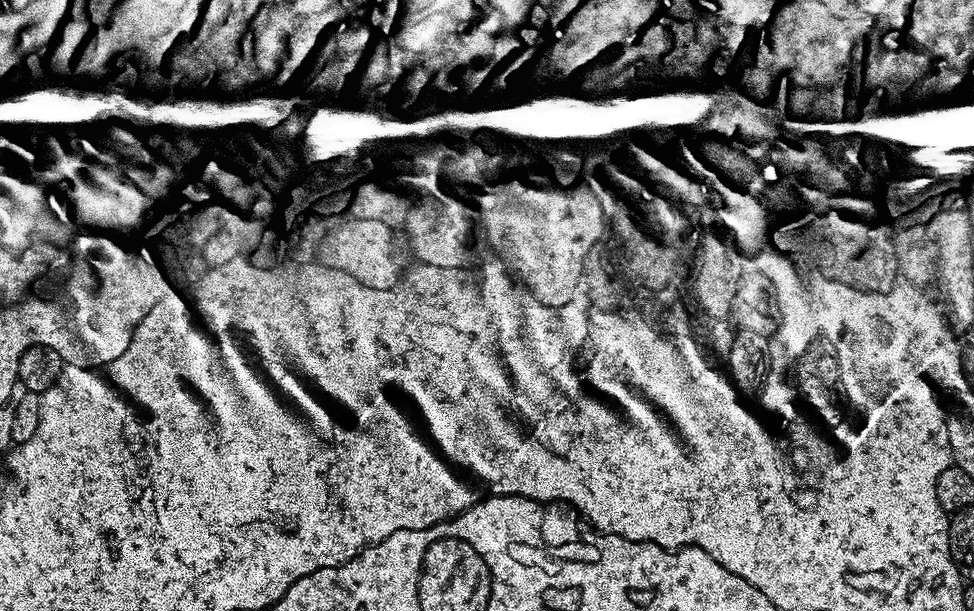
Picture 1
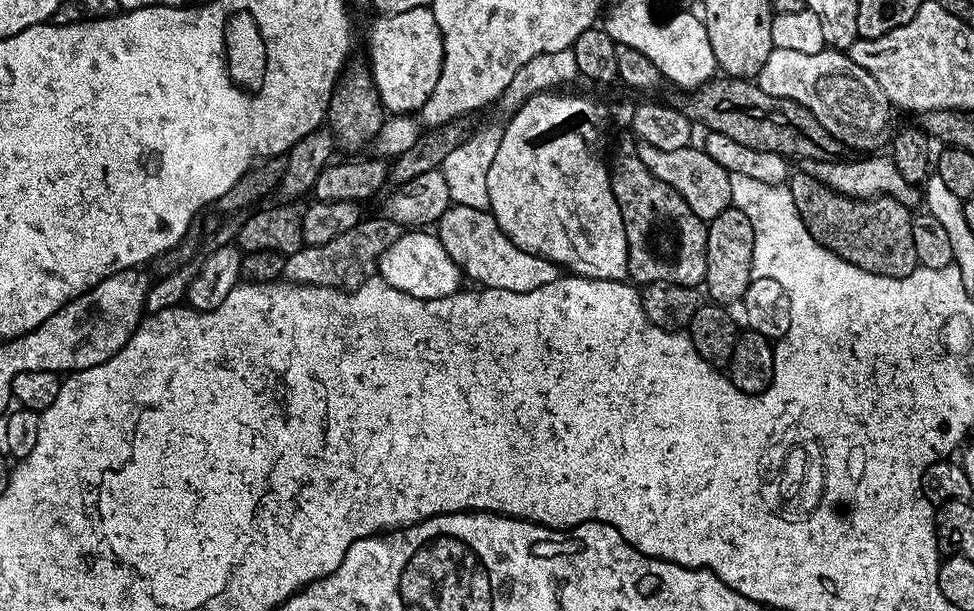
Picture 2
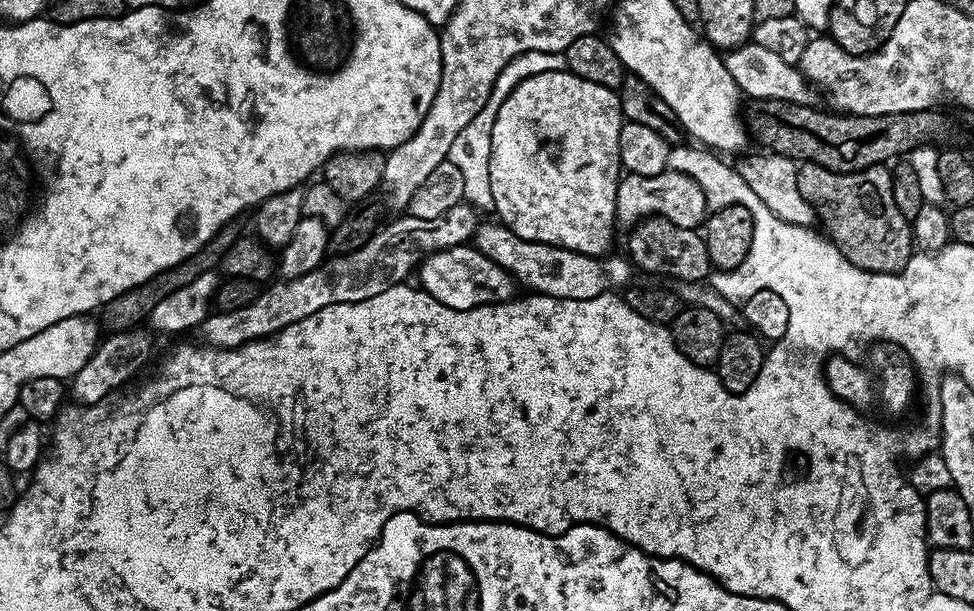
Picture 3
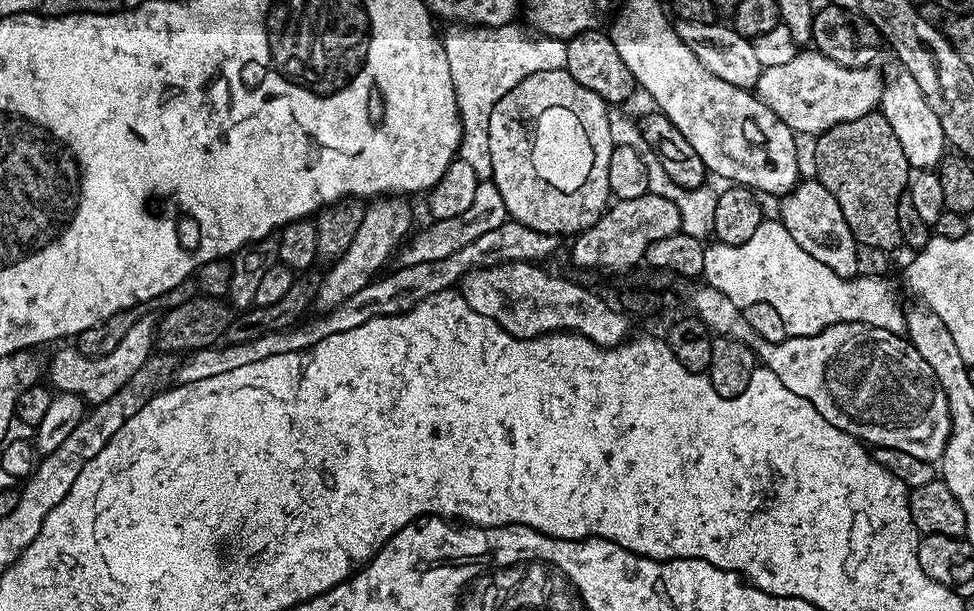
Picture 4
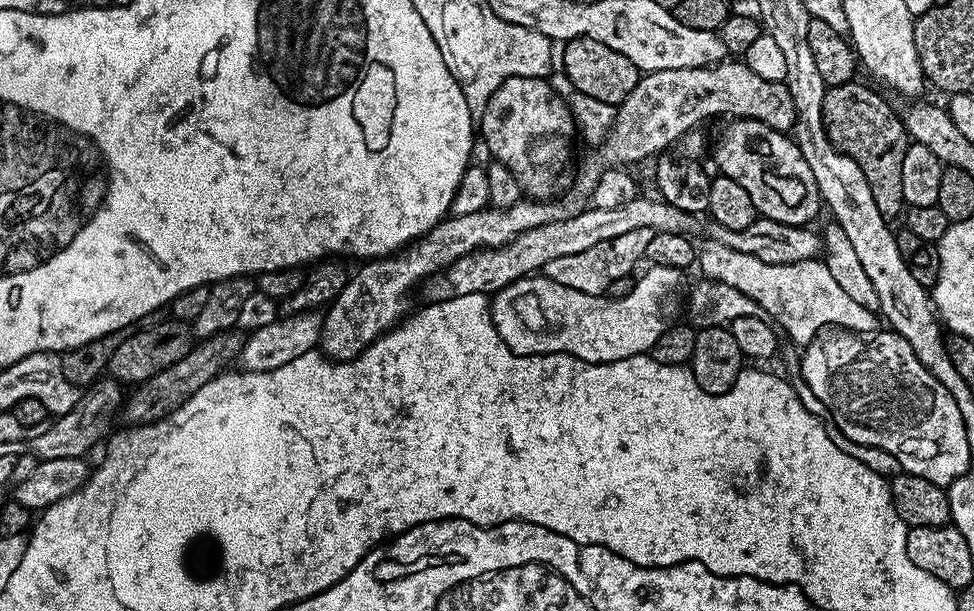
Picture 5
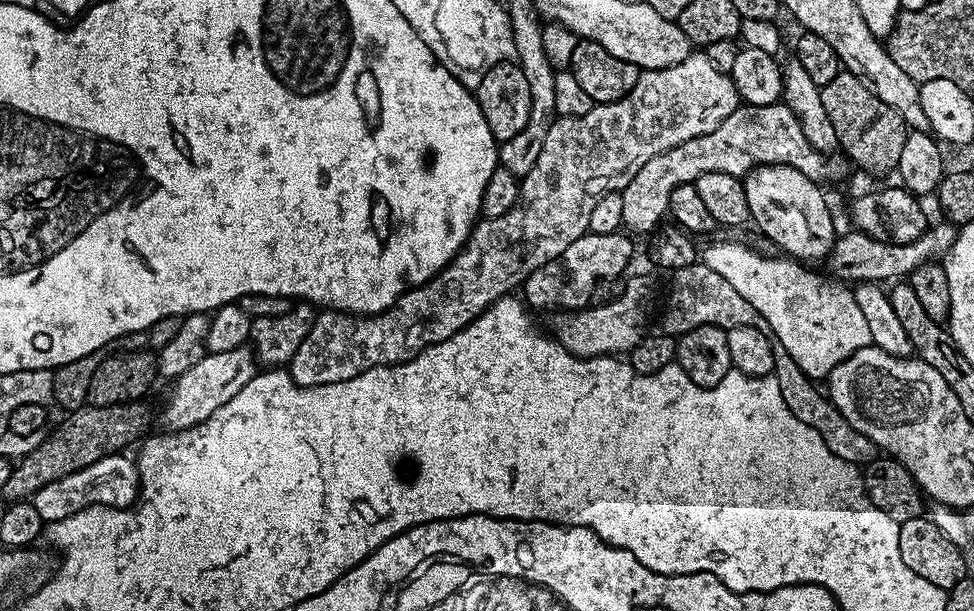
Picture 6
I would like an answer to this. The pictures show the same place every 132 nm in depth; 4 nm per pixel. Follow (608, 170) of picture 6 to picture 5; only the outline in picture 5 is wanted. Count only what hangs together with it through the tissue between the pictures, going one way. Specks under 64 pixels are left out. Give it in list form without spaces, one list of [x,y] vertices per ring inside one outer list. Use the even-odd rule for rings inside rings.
[[[728,58],[718,64],[706,68],[683,68],[682,70],[658,70],[641,75],[638,86],[630,90],[628,97],[623,100],[616,109],[616,121],[599,145],[596,160],[588,160],[580,177],[576,180],[576,188],[584,195],[591,197],[596,183],[606,166],[632,166],[647,156],[656,158],[665,150],[677,143],[681,136],[693,131],[703,120],[711,116],[728,116],[727,118],[739,118],[741,120],[757,120],[761,126],[773,128],[776,132],[785,134],[793,131],[796,123],[796,111],[792,95],[788,93],[788,85],[783,82],[766,82],[766,78],[758,78],[754,70],[750,70],[747,64]],[[521,198],[517,204],[506,209],[491,207],[489,210],[478,214],[462,214],[461,216],[449,215],[436,223],[426,235],[419,236],[408,245],[407,249],[399,254],[385,256],[361,263],[357,272],[353,271],[348,277],[346,286],[332,299],[332,303],[327,305],[323,313],[324,325],[320,331],[319,351],[333,362],[341,360],[353,360],[355,356],[360,356],[369,348],[379,336],[397,327],[405,319],[404,295],[408,291],[415,289],[420,281],[427,276],[432,276],[436,272],[441,272],[448,268],[458,258],[476,251],[478,248],[497,248],[508,240],[513,240],[518,234],[526,230],[534,230],[534,226],[548,224],[557,215],[556,208],[552,202],[537,202],[532,198]]]

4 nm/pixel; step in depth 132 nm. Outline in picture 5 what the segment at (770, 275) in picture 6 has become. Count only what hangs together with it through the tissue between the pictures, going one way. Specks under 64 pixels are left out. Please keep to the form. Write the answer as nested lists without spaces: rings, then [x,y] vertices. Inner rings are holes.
[[[715,242],[705,245],[705,248],[701,247],[698,252],[698,268],[703,272],[701,275],[740,290],[742,294],[764,307],[775,325],[782,332],[788,332],[788,338],[793,343],[806,346],[817,333],[829,327],[861,334],[877,331],[877,313],[854,302],[838,283],[834,282],[830,270],[819,259],[793,264],[767,264],[750,254],[730,250],[730,246]]]

